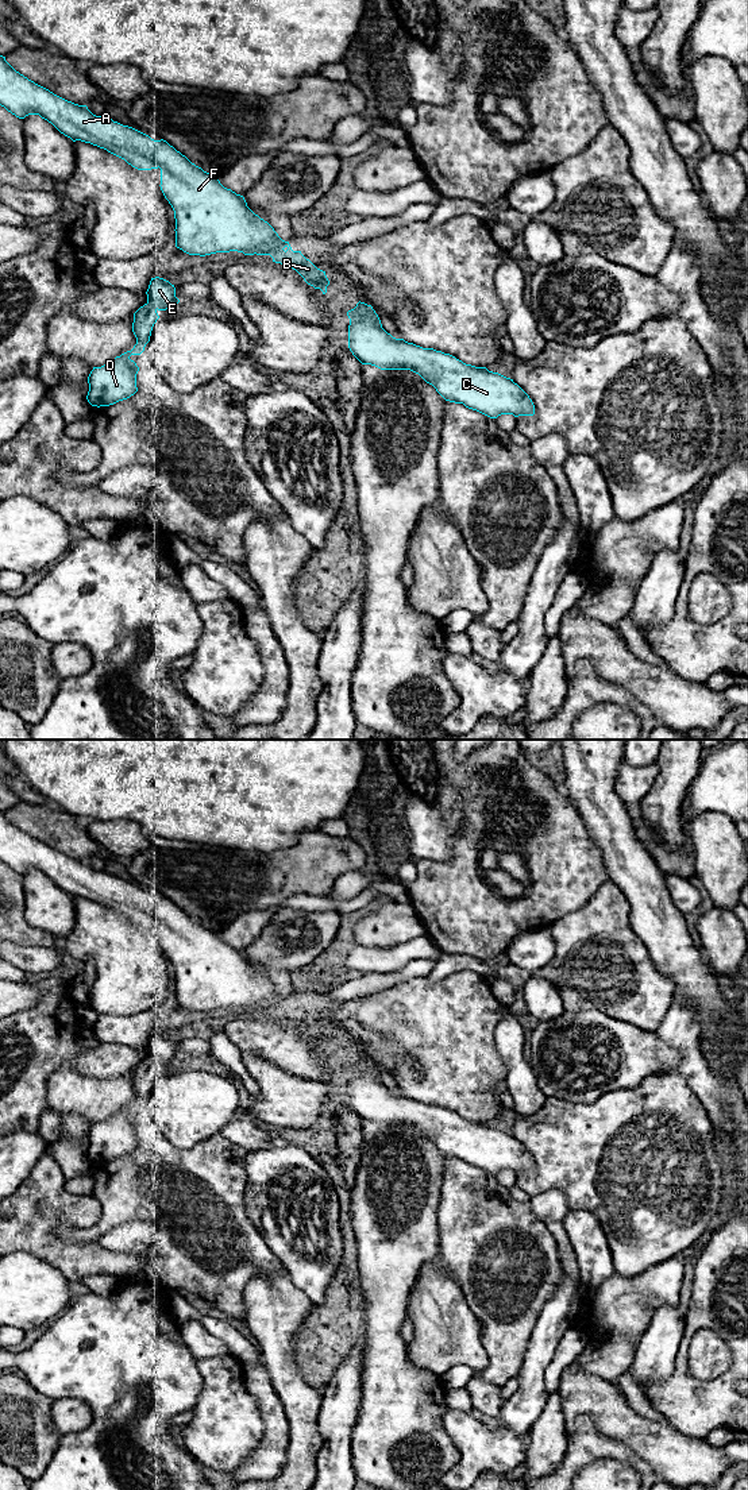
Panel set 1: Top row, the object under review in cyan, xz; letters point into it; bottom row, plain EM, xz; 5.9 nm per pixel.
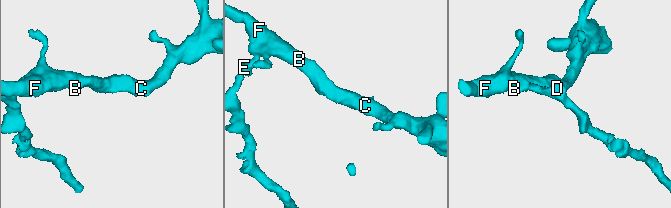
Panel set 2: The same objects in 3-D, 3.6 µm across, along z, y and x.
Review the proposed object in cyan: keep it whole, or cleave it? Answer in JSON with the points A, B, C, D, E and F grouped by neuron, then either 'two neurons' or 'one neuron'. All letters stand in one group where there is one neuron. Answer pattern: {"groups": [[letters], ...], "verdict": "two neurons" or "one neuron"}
{"groups": [["A", "B", "C", "D", "E", "F"]], "verdict": "one neuron"}

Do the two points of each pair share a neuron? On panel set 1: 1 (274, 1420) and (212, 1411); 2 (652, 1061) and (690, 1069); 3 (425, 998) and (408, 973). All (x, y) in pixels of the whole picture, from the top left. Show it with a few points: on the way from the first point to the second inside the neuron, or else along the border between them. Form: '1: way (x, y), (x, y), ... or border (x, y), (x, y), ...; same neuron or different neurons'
1: border (246, 1389), (257, 1400), (263, 1424), (257, 1448); different neurons
2: border (656, 1038), (678, 1053), (678, 1061), (662, 1074); different neurons
3: border (424, 976), (398, 981), (382, 991); different neurons

